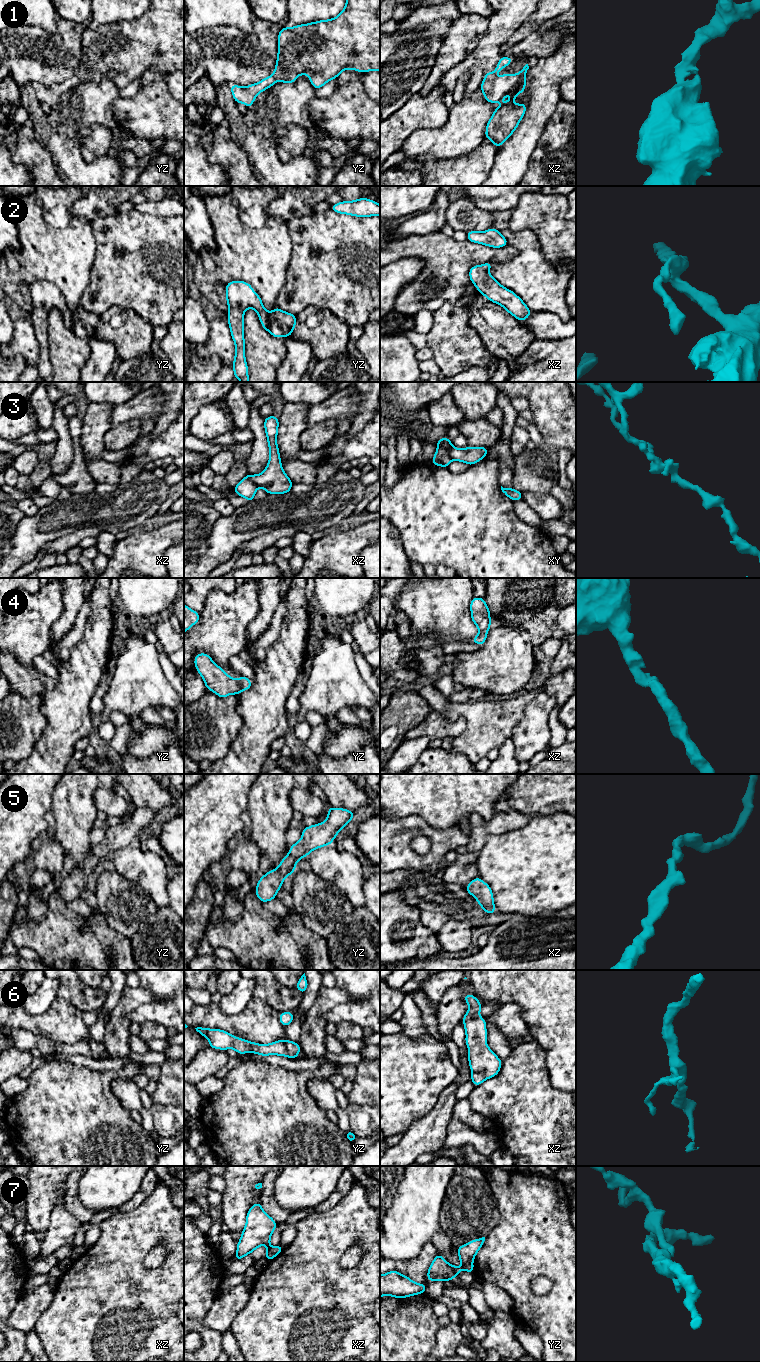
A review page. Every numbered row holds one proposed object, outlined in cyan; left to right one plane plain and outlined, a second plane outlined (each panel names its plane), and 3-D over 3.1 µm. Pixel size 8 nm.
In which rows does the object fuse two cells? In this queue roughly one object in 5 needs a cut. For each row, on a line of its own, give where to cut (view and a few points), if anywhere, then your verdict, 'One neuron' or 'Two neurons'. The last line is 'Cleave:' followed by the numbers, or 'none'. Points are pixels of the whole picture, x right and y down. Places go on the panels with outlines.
1: No split. One neuron
2: No split. One neuron
3: Split along xy (438, 445), (444, 445), (452, 459). Two neurons
4: No split. One neuron
5: No split. One neuron
6: No split. One neuron
7: Split along xz (270, 1246), (269, 1259). Two neurons
Cleave: 3, 7

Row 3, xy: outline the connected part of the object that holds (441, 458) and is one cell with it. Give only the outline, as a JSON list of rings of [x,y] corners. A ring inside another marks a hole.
[[[438,446],[436,453],[430,463],[448,468],[450,462],[451,462],[451,457],[449,455],[449,450],[445,446]]]

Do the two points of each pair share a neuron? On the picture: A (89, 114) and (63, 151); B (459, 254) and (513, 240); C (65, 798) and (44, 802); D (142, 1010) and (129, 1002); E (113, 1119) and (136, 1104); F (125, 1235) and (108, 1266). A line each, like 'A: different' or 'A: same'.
A: different
B: different
C: different
D: different
E: different
F: same

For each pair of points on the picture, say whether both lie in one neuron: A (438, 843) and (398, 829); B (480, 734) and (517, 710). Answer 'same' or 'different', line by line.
A: same
B: same

